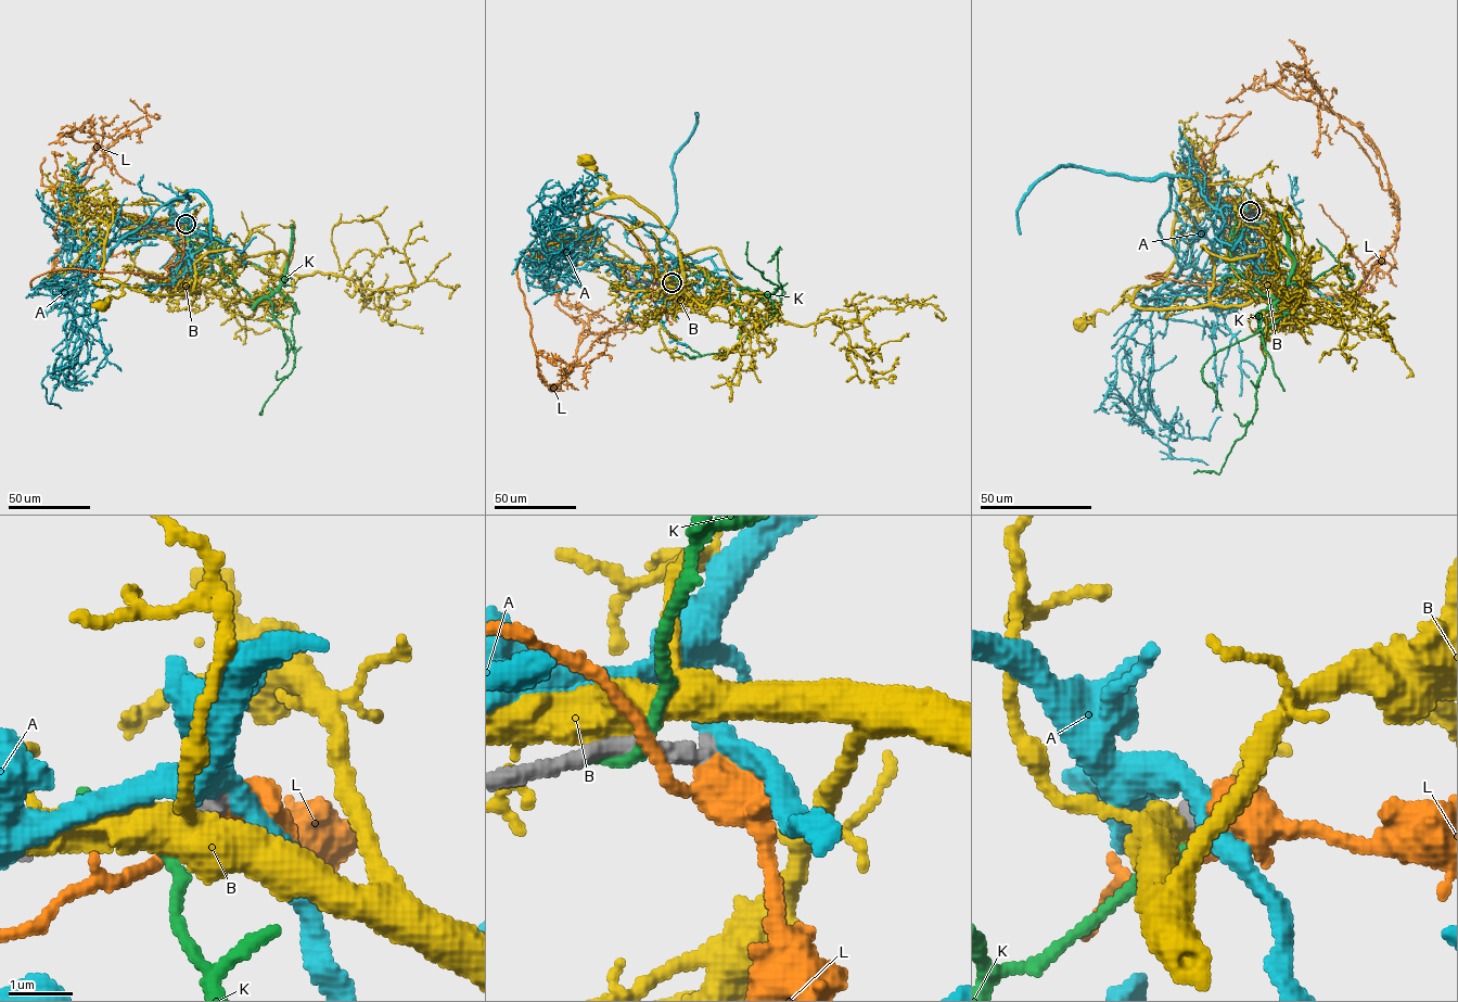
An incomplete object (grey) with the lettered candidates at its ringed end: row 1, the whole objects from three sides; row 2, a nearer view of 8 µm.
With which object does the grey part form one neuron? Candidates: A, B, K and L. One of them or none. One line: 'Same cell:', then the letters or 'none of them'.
Same cell: none of them

